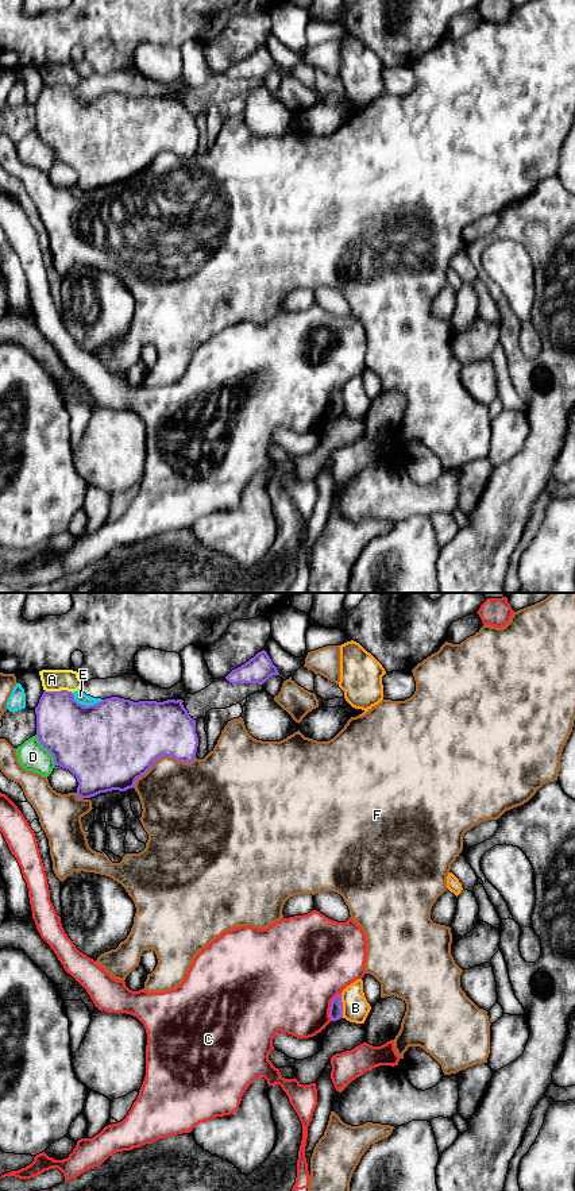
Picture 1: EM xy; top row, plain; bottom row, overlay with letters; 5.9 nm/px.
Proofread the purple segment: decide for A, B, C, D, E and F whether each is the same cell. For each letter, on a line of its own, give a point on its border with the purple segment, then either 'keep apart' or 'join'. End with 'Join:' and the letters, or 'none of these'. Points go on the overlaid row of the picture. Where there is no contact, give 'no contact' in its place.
A: meets purple in xy at (58, 692); keep apart
B: meets purple in xy at (342, 1006); keep apart
C: meets purple in xy at (331, 1006); keep apart
D: meets purple in xy at (46, 748); keep apart
E: meets purple in xy at (87, 706); keep apart
F: meets purple in xy at (162, 755); keep apart
Join: none of these

